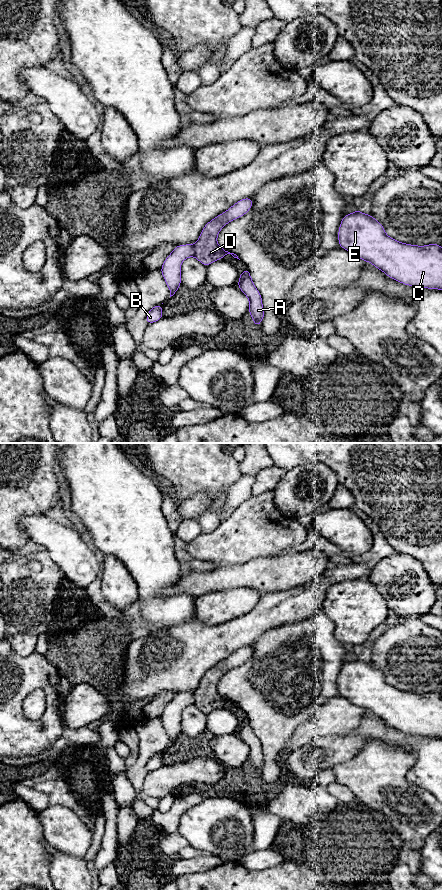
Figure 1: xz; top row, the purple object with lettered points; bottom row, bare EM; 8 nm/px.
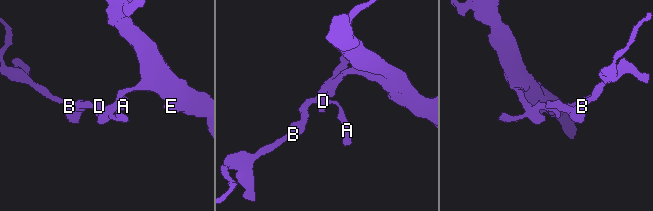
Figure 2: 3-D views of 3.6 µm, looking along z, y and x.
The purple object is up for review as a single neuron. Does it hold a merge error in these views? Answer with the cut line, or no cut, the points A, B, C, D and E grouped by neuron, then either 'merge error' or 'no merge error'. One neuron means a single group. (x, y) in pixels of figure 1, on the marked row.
cut xz (193, 245), (194, 255); groups A C D E / B; merge error

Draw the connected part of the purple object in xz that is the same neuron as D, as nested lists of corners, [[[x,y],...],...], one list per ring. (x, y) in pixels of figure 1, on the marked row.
[[[243,198],[227,209],[224,213],[209,221],[202,229],[198,241],[194,244],[194,257],[205,267],[222,259],[227,254],[234,258],[238,256],[221,248],[217,243],[217,236],[222,227],[236,218],[245,215],[253,205],[253,198]]]

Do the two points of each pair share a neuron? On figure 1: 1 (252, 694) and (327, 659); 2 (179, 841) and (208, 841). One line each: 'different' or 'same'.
1: same
2: different

